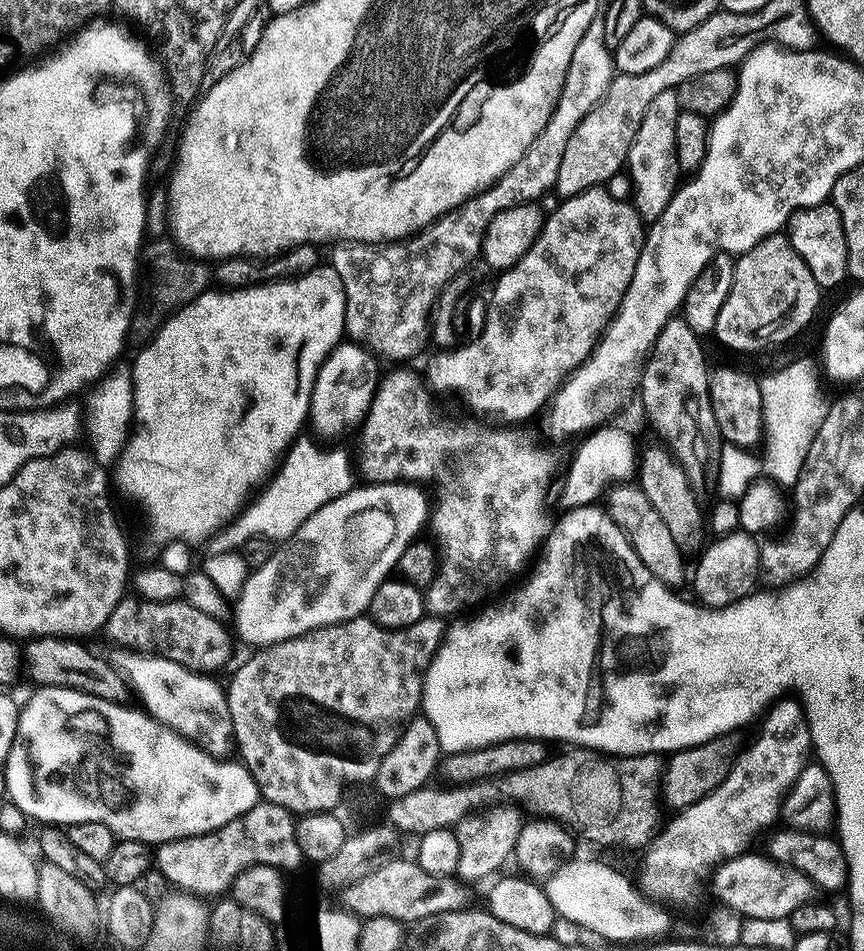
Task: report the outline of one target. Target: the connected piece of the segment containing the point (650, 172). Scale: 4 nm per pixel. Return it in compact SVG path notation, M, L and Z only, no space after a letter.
M663 90L649 102L641 124L637 127L635 139L628 148L626 172L632 175L632 192L636 210L641 221L651 222L662 214L676 193L678 179L676 175L682 172L676 160L676 147L674 146L674 126L678 126L681 114L680 98L675 91Z

